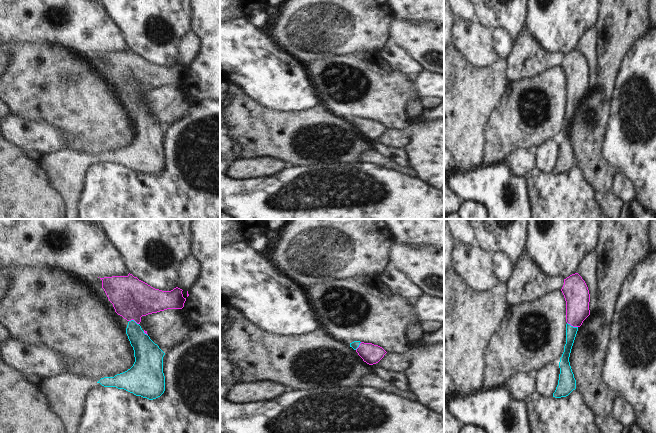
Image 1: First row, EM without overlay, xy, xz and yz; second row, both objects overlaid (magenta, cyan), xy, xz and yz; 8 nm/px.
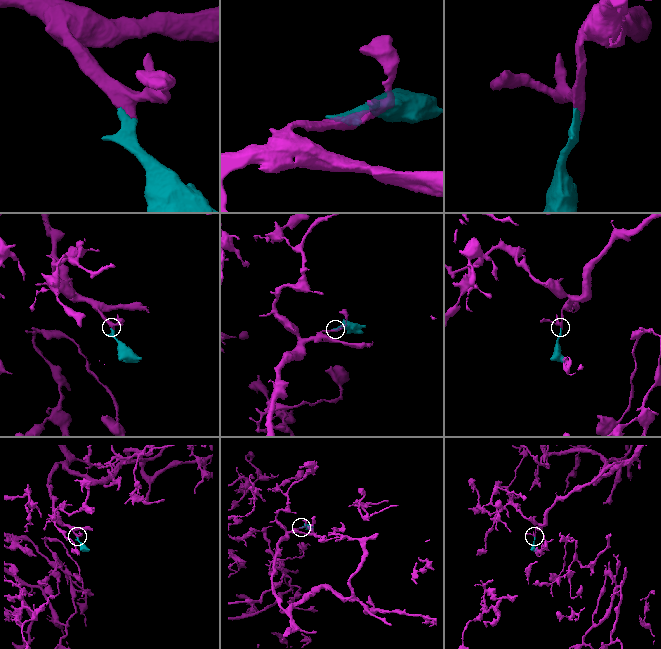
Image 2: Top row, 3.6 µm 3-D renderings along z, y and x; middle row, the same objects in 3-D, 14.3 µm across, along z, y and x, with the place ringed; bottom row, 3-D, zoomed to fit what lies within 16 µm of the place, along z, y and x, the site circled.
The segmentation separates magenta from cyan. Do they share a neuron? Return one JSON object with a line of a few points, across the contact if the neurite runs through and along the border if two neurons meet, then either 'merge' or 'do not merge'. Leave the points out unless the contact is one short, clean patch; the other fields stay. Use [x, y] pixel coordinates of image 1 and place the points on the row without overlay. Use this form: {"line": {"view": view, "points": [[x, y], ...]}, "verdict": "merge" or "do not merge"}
{"line": {"view": "yz", "points": [[577, 73], [577, 87], [572, 101], [571, 107]]}, "verdict": "merge"}

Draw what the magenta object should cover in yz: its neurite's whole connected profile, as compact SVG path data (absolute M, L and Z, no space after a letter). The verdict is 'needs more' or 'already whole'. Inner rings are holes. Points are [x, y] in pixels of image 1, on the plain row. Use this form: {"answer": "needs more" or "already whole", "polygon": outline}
{"answer": "needs more", "polygon": "M578 49L564 55L561 67L566 77L566 120L559 138L559 156L553 169L555 174L566 173L576 165L576 156L570 142L569 133L578 104L590 91L589 66Z"}

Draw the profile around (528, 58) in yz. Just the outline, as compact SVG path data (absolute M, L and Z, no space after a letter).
M525 26L506 60L506 78L510 84L521 79L537 77L547 69L561 67L564 54L546 51Z

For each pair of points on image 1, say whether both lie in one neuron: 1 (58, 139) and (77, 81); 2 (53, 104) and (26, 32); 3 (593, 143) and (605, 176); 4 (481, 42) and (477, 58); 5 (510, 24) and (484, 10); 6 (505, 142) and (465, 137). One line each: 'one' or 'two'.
1: two
2: two
3: one
4: one
5: one
6: two

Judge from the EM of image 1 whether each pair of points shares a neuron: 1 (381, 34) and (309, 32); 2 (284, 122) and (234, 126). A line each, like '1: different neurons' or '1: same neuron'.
1: same neuron
2: same neuron

